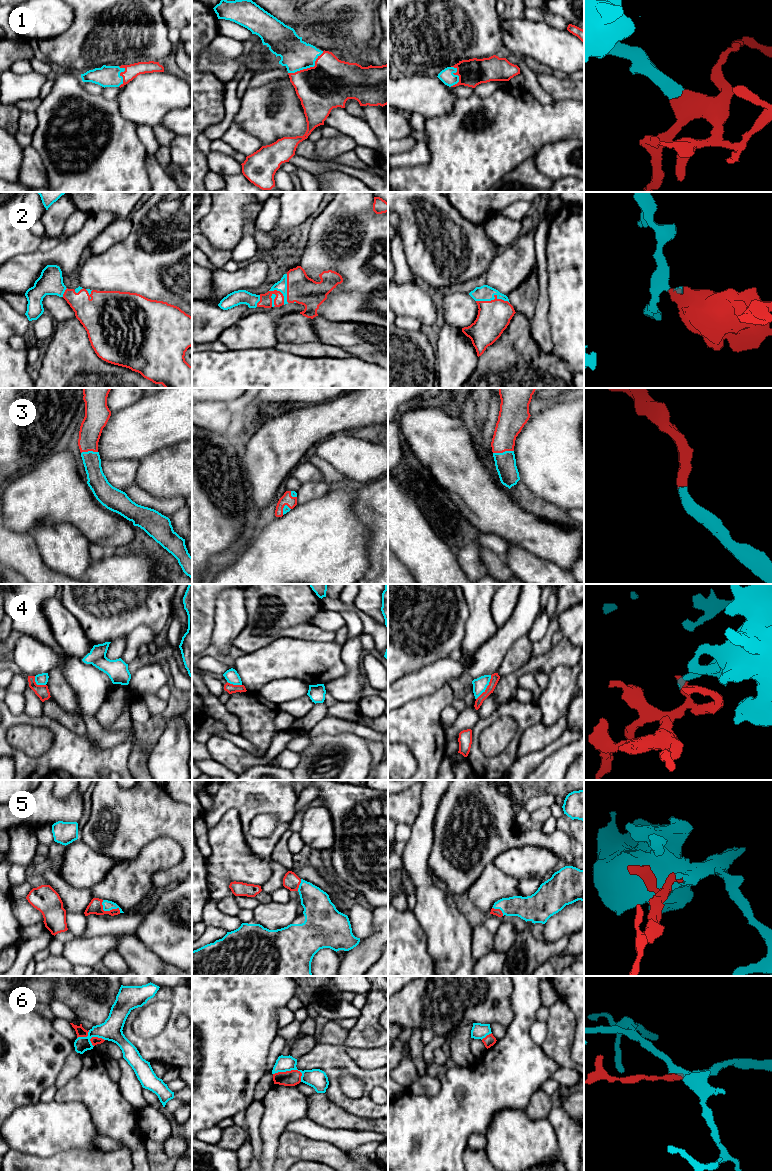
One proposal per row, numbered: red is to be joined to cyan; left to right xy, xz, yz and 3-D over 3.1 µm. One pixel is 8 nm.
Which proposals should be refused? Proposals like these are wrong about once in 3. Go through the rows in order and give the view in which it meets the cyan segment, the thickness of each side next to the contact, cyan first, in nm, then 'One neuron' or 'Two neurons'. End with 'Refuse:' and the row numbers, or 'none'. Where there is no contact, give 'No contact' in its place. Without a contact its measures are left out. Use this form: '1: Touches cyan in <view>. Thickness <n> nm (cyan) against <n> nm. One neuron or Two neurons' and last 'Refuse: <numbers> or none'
1: Touches cyan in xz. Thickness 240 nm (cyan) against 380 nm. One neuron
2: Touches cyan in yz. Thickness 130 nm (cyan) against 260 nm. One neuron
3: Touches cyan in yz. Thickness 170 nm (cyan) against 220 nm. One neuron
4: Touches cyan in yz. Thickness 120 nm (cyan) against 70 nm. Two neurons
5: Touches cyan in xy. Thickness 80 nm (cyan) against 110 nm. One neuron
6: Touches cyan in xz. Thickness 160 nm (cyan) against 130 nm. Two neurons
Refuse: 4, 6

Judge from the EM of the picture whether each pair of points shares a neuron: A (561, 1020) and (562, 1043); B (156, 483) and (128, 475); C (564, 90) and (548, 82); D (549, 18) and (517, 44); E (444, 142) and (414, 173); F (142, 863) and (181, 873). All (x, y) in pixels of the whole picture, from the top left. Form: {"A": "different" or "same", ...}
{"A": "same", "B": "different", "C": "same", "D": "different", "E": "same", "F": "different"}

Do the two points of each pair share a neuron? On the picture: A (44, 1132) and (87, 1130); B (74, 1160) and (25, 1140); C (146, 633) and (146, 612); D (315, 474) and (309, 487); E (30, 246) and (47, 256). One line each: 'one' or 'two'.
A: one
B: two
C: two
D: two
E: two

